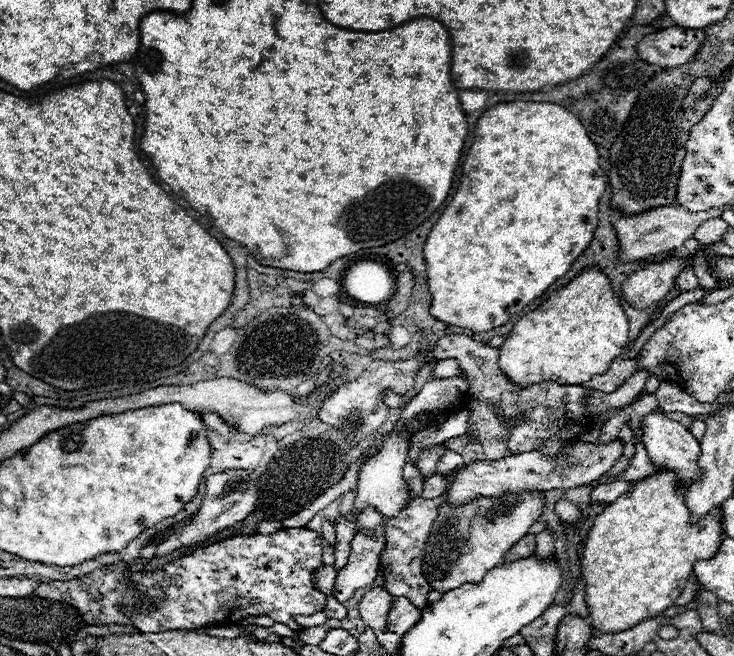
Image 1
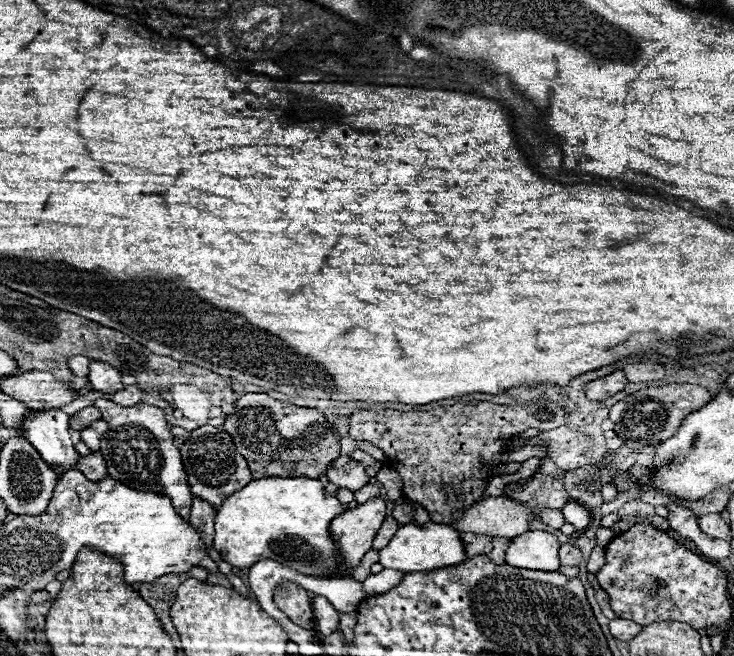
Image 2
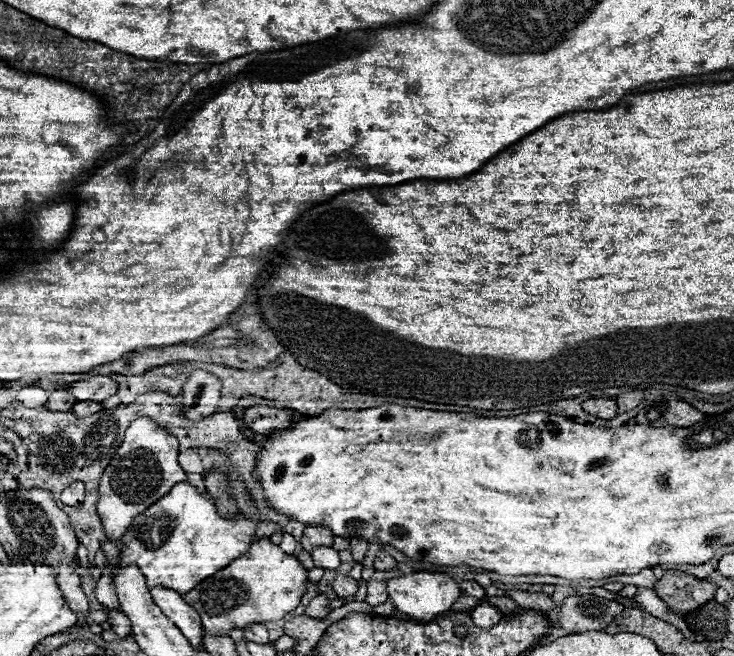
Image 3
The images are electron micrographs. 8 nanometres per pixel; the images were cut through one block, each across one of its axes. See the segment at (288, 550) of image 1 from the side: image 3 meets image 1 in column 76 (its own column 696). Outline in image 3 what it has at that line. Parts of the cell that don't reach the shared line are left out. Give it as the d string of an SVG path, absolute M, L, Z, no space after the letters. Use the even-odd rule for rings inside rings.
M664 570L664 576L654 584L654 592L666 602L666 608L678 616L686 616L710 602L716 592L716 584L700 580L680 570Z

